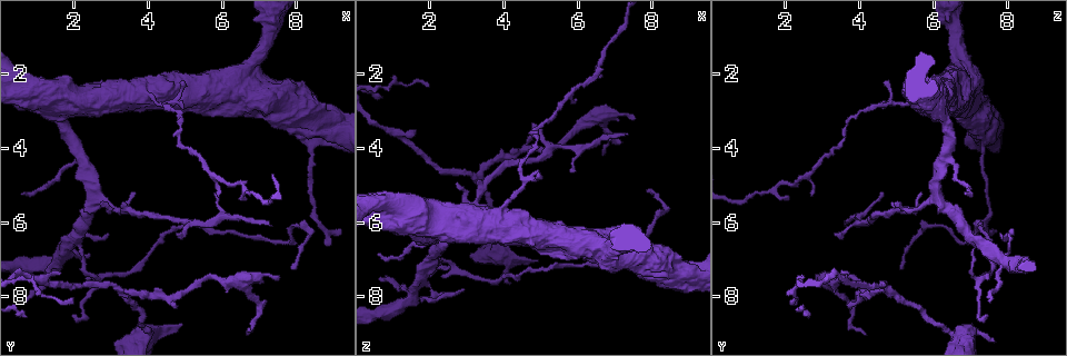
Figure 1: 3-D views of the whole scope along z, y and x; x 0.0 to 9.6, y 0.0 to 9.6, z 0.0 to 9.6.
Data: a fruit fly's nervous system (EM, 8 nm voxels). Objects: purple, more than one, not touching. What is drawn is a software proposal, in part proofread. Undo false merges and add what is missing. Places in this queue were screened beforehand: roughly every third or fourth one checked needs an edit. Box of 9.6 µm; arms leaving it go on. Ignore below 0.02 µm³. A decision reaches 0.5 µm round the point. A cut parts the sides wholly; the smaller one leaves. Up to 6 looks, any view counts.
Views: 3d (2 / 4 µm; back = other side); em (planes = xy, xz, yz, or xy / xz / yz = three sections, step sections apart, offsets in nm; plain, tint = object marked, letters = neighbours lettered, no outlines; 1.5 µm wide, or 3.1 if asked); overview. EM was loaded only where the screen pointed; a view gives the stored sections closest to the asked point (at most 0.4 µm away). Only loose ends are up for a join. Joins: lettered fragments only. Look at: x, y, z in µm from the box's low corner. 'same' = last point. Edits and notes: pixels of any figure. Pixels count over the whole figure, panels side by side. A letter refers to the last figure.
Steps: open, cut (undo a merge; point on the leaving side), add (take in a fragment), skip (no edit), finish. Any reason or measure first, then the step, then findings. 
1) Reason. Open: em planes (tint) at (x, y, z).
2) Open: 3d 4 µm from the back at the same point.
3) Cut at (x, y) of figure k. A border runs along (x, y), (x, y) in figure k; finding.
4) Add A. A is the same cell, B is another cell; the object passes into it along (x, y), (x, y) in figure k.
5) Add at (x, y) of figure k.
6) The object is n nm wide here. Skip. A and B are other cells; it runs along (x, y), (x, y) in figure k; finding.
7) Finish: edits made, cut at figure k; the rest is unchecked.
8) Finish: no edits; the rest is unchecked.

An open end. Open: em planes (letters) at (5.85, 5.20, 4.65).

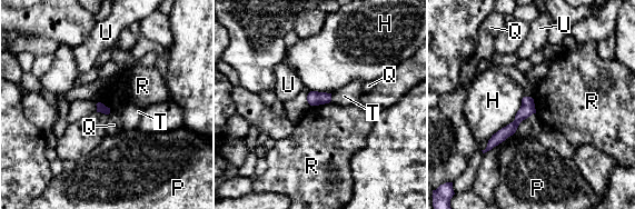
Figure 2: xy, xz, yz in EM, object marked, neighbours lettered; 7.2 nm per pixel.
Skip. H, P, Q, R, T and U are other cells; it runs along (529, 100), (517, 121), (489, 146) in figure 2; no lettered fragment goes on from it.

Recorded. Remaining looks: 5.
Open: em planes (letters) at (4.80, 6.35, 3.35).

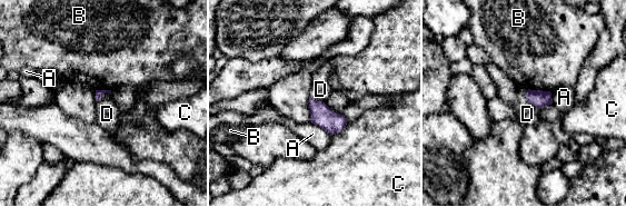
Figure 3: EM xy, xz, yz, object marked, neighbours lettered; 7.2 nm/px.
Skip. A, B, C and D are other cells; a border runs along (526, 90), (526, 98), (537, 109) in figure 3; none of them fits.

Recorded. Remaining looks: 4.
Open: em planes (tint) at (4.95, 8.75, 7.05).

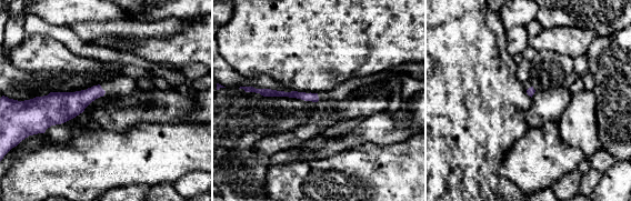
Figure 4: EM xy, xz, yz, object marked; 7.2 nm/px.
Open: em planes (letters) at the same point.

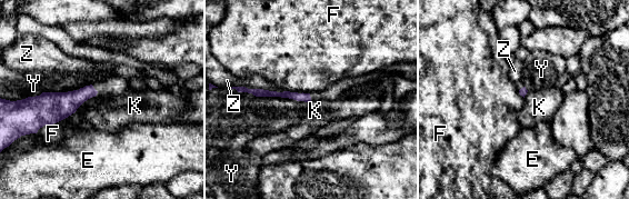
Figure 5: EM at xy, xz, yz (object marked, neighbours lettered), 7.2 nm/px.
Skip. E, F, K, Y and Z are other cells; a border runs along (91, 83), (21, 100) in figure 5; no lettered fragment goes on from it.

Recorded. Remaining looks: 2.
Finish: no edits; the rest is unchecked.

